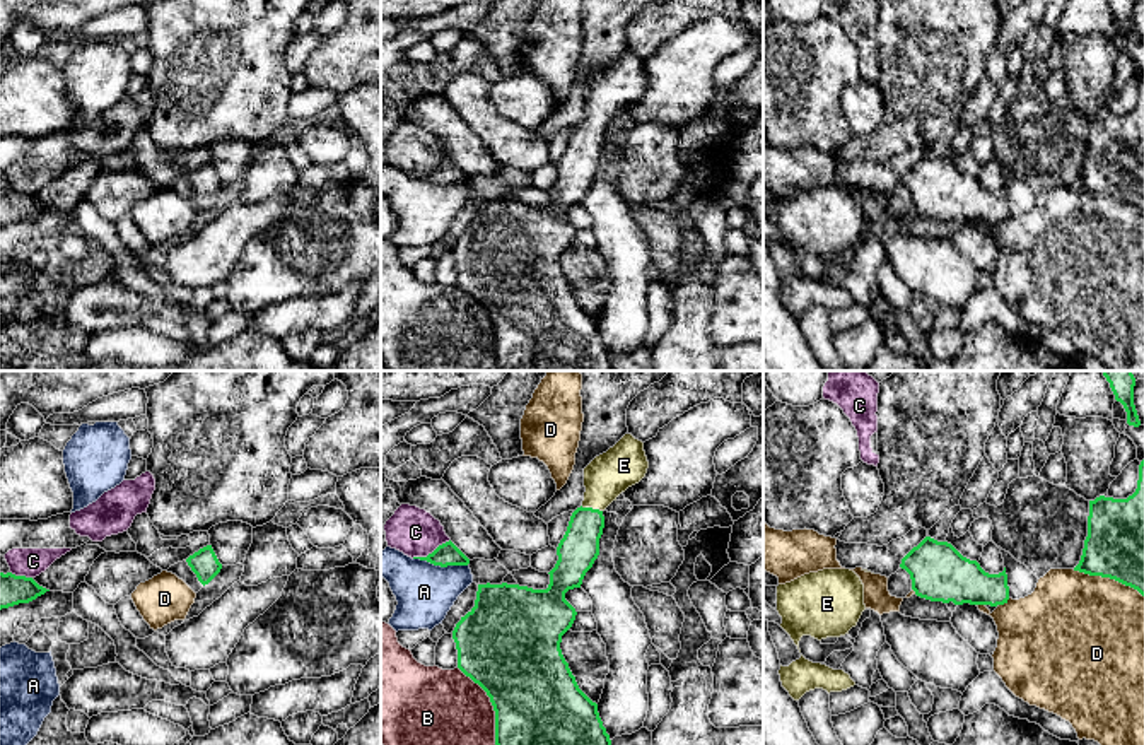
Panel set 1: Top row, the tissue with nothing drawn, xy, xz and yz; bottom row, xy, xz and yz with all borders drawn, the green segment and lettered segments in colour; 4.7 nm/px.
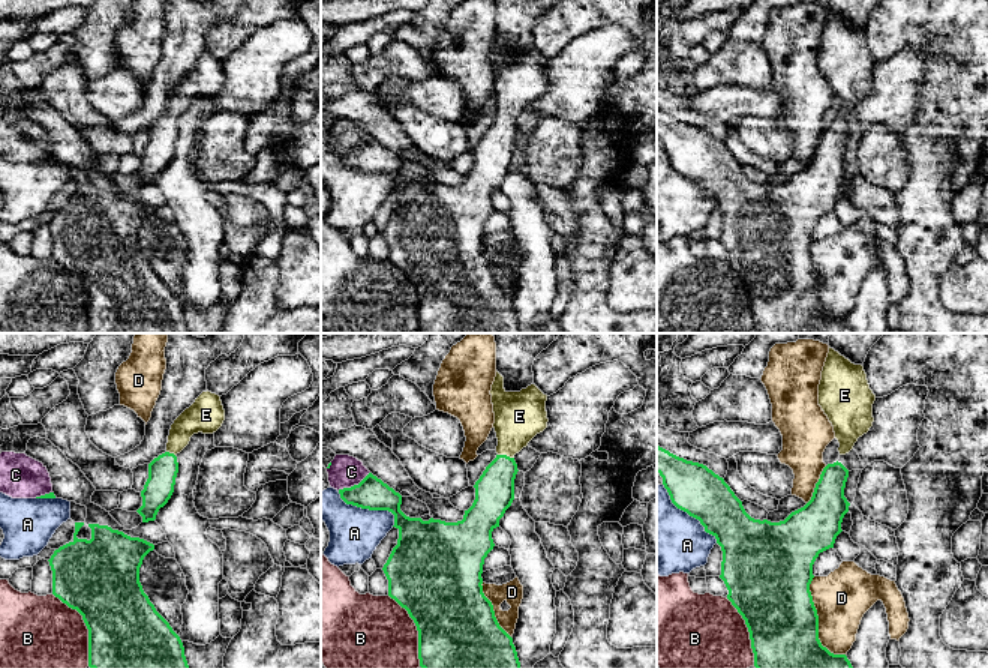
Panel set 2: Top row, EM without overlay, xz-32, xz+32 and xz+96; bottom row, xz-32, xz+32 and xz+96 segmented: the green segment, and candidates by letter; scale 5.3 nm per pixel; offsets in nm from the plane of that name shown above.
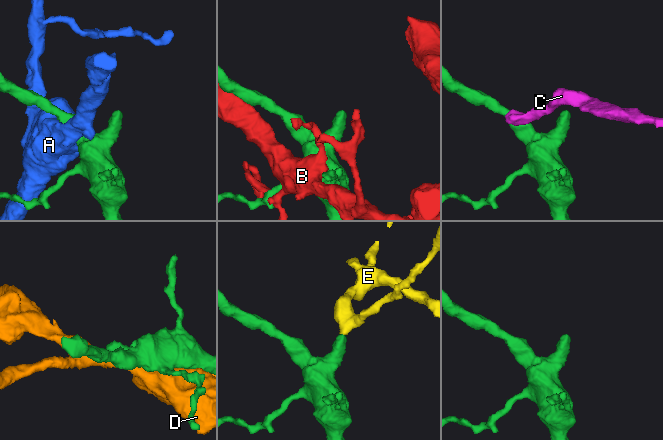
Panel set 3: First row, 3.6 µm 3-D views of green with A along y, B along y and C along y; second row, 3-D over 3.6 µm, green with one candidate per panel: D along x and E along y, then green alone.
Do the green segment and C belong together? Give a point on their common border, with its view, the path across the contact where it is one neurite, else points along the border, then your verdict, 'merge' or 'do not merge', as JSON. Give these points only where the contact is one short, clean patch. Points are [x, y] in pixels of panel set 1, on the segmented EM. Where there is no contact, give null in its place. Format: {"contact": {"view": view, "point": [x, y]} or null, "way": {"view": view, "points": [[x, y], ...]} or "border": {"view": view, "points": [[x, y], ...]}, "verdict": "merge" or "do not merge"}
{"contact": {"view": "xz", "point": [432, 552]}, "border": {"view": "xz", "points": [[449, 539], [426, 556], [412, 557]]}, "verdict": "do not merge"}

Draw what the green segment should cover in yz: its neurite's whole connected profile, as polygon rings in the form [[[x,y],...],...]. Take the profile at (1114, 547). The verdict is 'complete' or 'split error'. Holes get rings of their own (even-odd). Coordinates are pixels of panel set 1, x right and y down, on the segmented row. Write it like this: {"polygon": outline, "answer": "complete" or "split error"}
{"polygon": [[[1144,460],[1132,496],[1089,501],[1088,537],[1074,571],[1115,579],[1144,596]]], "answer": "complete"}

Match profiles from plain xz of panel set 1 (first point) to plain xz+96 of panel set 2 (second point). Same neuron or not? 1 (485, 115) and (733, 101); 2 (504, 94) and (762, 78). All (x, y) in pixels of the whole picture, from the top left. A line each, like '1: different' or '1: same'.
1: different
2: different

